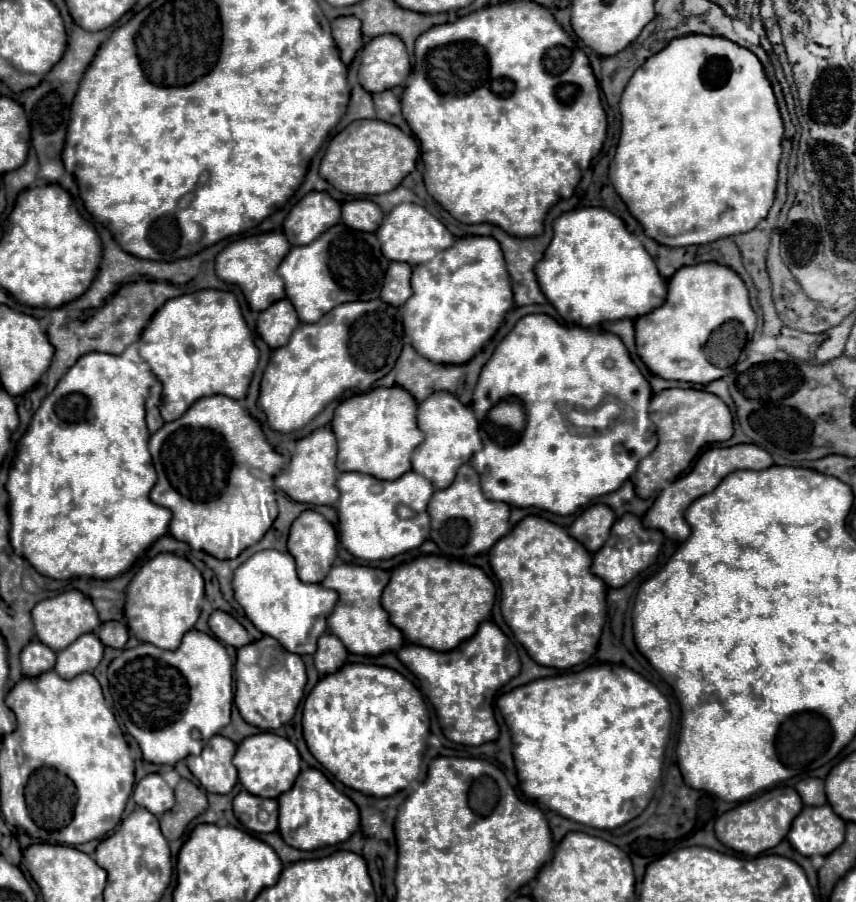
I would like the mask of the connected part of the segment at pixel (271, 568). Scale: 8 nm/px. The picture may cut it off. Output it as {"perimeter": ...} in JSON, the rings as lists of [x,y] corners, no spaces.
{"perimeter":[[[278,550],[256,552],[234,572],[234,596],[262,634],[276,638],[286,650],[308,655],[315,653],[318,636],[326,632],[326,618],[336,604],[334,590],[300,582],[294,558]]]}

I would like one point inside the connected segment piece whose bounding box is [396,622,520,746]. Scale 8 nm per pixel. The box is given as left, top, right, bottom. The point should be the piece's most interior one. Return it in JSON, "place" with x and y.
{"place":[457,682]}

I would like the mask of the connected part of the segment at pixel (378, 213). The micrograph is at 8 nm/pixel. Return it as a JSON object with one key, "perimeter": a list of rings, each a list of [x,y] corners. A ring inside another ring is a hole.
{"perimeter":[[[358,198],[342,204],[342,222],[346,226],[352,226],[354,230],[376,232],[382,218],[384,218],[384,212],[372,200]]]}

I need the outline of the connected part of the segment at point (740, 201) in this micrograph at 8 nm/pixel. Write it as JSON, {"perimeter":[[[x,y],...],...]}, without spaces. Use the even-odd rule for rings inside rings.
{"perimeter":[[[724,36],[674,38],[634,72],[620,98],[620,114],[622,132],[610,182],[648,232],[646,236],[664,246],[708,244],[748,232],[766,218],[776,192],[784,124],[774,90],[754,52]]]}

